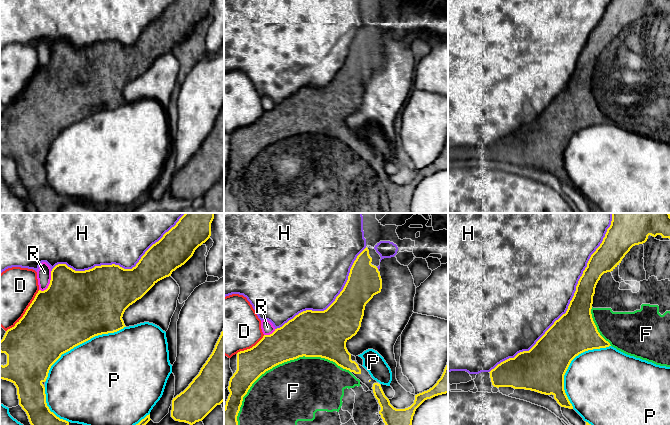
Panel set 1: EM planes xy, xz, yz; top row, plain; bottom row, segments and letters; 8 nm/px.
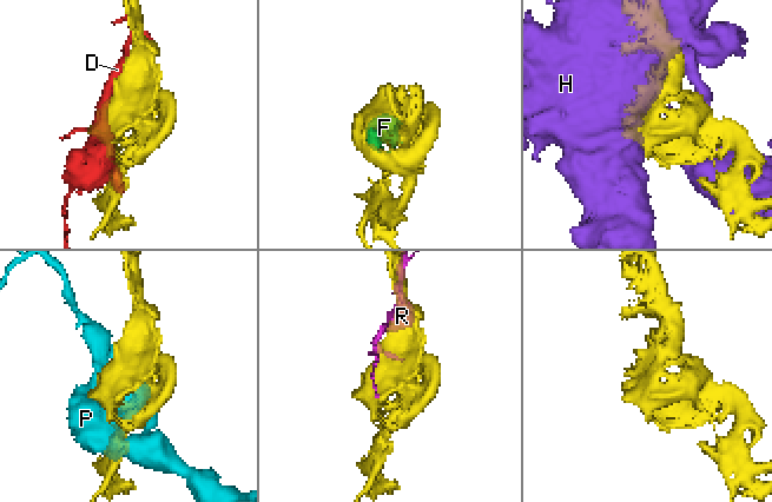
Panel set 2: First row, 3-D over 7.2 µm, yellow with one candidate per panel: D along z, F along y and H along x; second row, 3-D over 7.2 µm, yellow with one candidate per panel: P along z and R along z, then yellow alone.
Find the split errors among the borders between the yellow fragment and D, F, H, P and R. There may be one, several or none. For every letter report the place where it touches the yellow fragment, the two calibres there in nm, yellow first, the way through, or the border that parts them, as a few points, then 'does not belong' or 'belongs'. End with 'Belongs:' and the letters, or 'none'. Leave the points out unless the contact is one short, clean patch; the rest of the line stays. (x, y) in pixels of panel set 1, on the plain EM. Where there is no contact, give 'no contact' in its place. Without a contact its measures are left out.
D: meets yellow in xy at (25, 88); 500 nm thick on the yellow side, 420 nm on the other; does not belong
F: meets yellow in xz at (270, 144); 280 nm thick on the yellow side, 480 nm on the other; belongs
H: meets yellow in yz at (568, 83); 340 nm thick on the yellow side, 480 nm on the other; does not belong
P: meets yellow in xy at (80, 119); 500 nm thick on the yellow side, 480 nm on the other; does not belong
R: meets yellow in xy at (50, 59); 500 nm thick on the yellow side, 110 nm on the other; does not belong
Belongs: F

